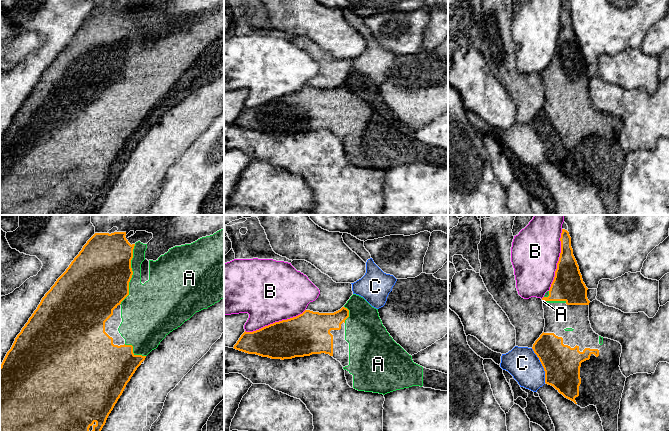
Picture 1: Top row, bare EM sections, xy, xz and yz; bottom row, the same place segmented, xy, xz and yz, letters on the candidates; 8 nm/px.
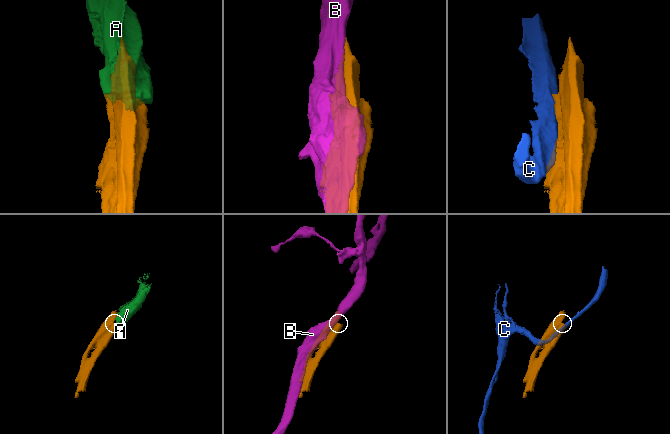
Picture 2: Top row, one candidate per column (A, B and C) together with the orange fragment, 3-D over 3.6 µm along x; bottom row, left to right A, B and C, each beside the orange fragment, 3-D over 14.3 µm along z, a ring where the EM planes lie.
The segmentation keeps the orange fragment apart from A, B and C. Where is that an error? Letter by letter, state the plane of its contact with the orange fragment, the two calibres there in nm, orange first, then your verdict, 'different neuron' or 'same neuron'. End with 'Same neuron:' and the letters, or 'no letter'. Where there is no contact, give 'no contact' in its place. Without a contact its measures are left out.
A: xy | 480/300 nm | same neuron
B: yz | 240/400 nm | different neuron
C: yz | 300/260 nm | different neuron
Same neuron: A

